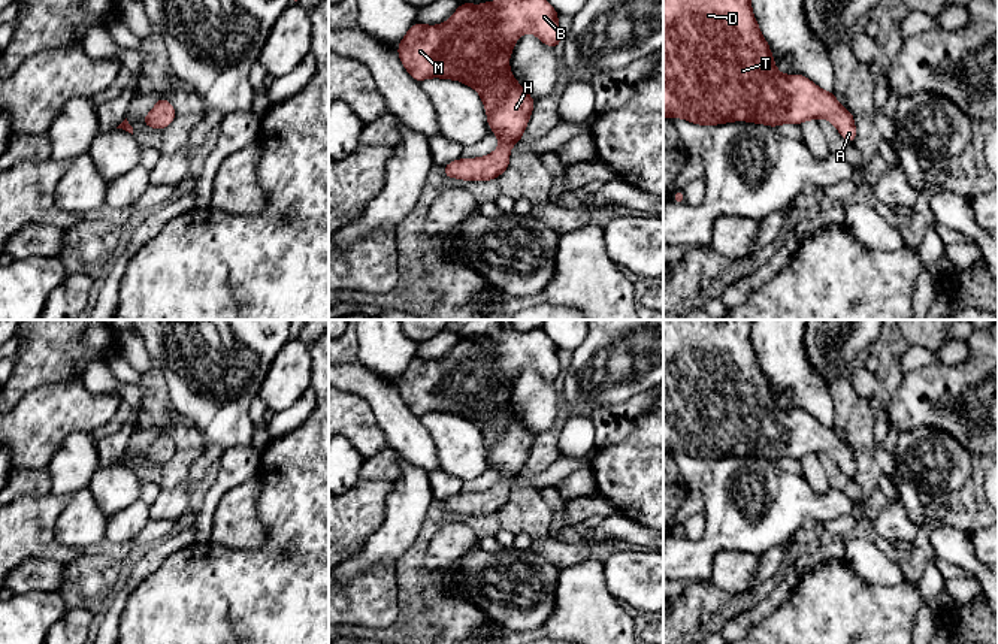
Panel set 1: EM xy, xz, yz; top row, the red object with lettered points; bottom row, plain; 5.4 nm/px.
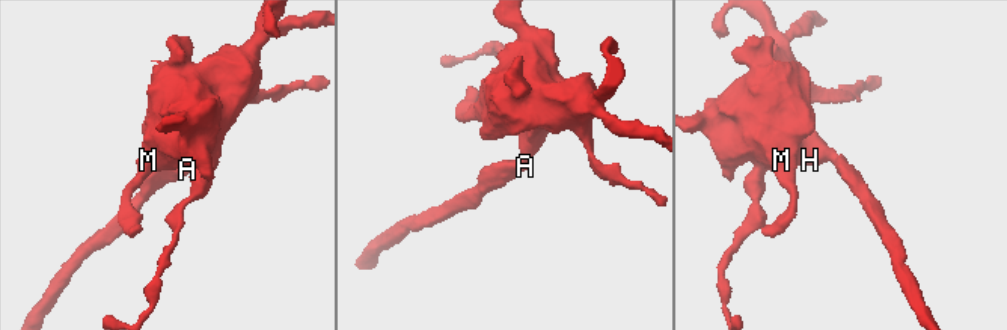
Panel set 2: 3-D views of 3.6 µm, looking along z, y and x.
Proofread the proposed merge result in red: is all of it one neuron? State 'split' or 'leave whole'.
leave whole

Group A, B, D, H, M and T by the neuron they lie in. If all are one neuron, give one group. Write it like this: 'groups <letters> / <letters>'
groups A B D H M T

